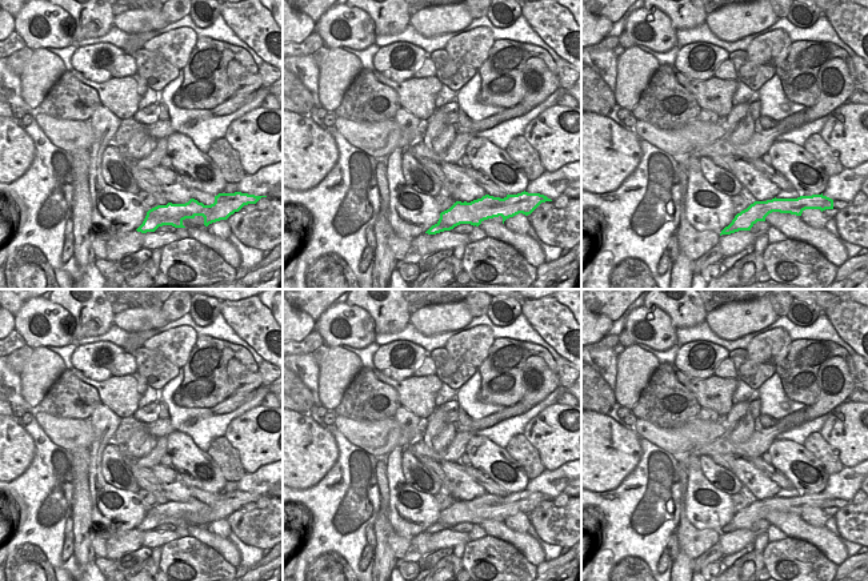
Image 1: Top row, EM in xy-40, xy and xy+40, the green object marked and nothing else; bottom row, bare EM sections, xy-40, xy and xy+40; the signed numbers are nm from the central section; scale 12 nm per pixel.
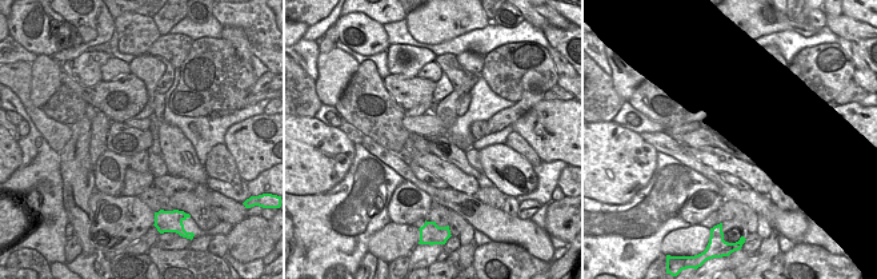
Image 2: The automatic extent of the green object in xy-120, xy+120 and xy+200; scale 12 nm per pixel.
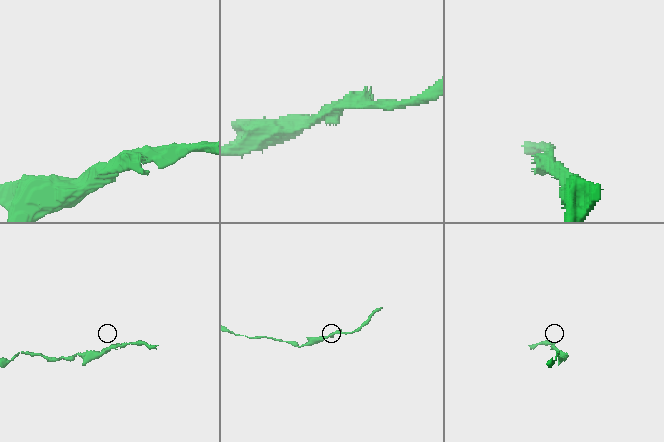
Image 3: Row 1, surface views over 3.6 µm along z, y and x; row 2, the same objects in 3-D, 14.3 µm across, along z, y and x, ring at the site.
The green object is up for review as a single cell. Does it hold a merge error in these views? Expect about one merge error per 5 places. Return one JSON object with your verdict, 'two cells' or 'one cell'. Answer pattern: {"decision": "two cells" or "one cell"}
{"decision": "one cell"}

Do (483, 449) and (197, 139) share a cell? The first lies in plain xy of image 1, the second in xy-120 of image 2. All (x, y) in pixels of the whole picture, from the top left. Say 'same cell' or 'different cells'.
different cells

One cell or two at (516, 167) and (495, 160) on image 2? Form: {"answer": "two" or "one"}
{"answer": "one"}

